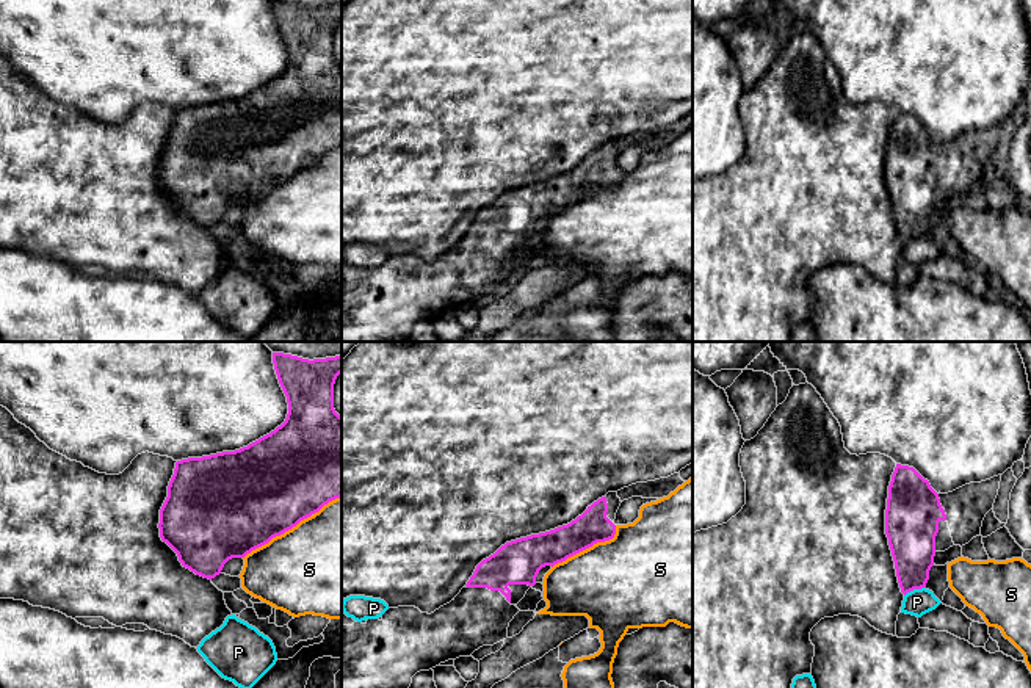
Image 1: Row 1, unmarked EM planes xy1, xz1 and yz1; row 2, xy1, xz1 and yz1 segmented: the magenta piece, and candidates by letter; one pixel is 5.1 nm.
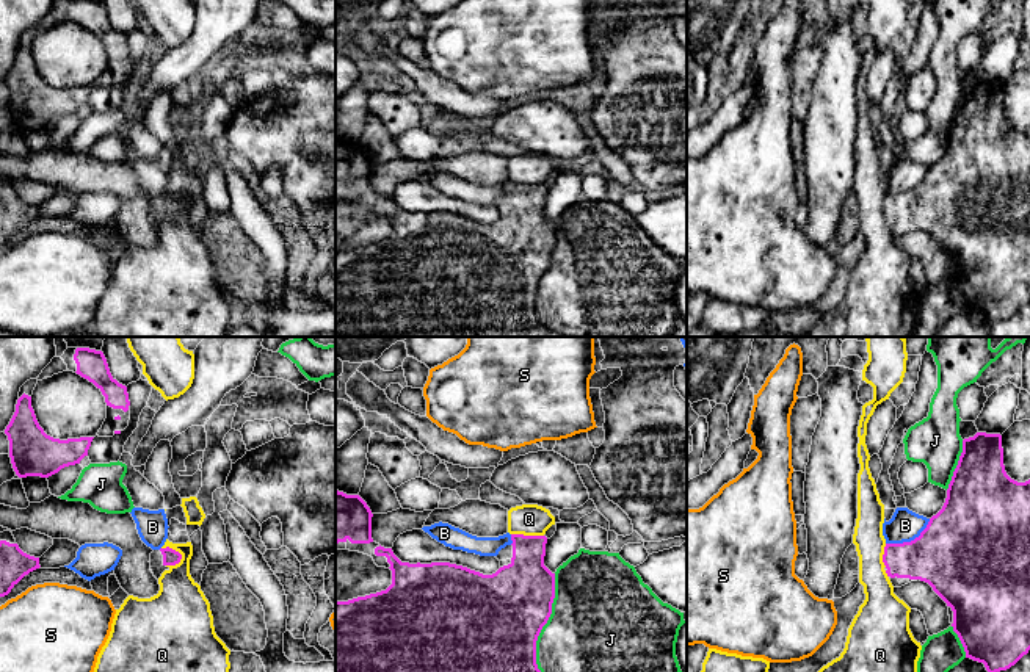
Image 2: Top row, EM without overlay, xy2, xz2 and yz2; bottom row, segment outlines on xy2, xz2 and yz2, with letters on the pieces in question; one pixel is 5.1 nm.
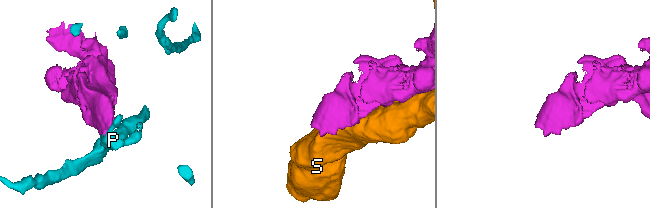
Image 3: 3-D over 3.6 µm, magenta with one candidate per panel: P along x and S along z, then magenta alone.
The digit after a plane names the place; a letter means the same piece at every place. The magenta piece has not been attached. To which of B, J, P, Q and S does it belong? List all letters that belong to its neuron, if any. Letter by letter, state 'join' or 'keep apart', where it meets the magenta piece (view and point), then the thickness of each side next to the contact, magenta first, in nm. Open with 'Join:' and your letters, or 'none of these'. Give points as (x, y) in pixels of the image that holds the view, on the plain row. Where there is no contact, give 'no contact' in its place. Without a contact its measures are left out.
Join: none of these
B: keep apart; meets magenta in yz2 at (911, 190); 440 nm thick on the magenta side, 160 nm on the other
J: keep apart; meets magenta in xz2 at (538, 284); 500 nm thick on the magenta side, 460 nm on the other
P: keep apart; meets magenta in yz1 at (914, 237); 240 nm thick on the magenta side, 140 nm on the other
Q: keep apart; meets magenta in xy2 at (174, 199); 80 nm thick on the magenta side, 220 nm on the other
S: keep apart; meets magenta in xz1 at (588, 196); 180 nm thick on the magenta side, 460 nm on the other

